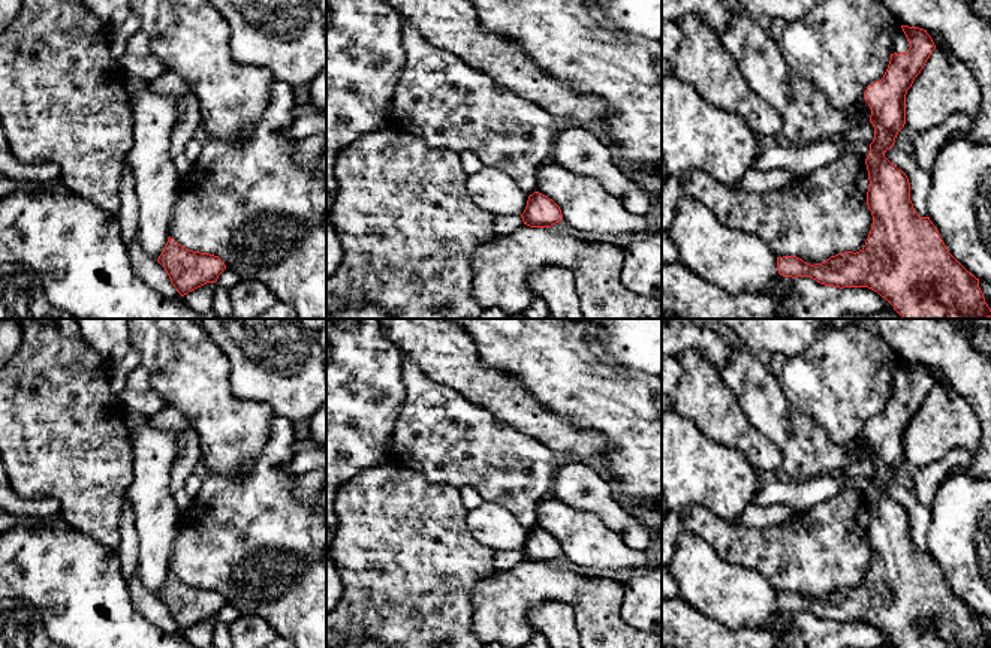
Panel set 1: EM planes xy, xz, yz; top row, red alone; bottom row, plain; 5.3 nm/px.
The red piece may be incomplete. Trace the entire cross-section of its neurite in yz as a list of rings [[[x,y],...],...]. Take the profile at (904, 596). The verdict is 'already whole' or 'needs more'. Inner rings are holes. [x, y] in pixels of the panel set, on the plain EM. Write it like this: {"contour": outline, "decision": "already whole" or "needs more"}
{"contour": [[[909,361],[901,364],[910,383],[906,388],[891,389],[883,413],[864,428],[871,444],[870,458],[874,462],[874,474],[865,494],[870,515],[867,540],[873,551],[865,581],[856,588],[838,588],[814,600],[796,591],[777,593],[777,606],[783,612],[810,612],[820,620],[840,624],[868,623],[885,633],[897,648],[991,648],[979,623],[979,614],[949,588],[930,552],[916,549],[907,510],[885,492],[906,459],[907,425],[936,385],[927,365]]], "decision": "already whole"}

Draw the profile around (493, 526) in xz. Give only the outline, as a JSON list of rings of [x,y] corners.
[[[482,501],[466,518],[470,534],[491,551],[521,551],[528,530],[500,504]]]

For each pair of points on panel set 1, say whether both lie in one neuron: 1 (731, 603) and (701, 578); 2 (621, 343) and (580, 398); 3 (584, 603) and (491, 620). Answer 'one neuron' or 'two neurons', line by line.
1: one neuron
2: two neurons
3: one neuron

